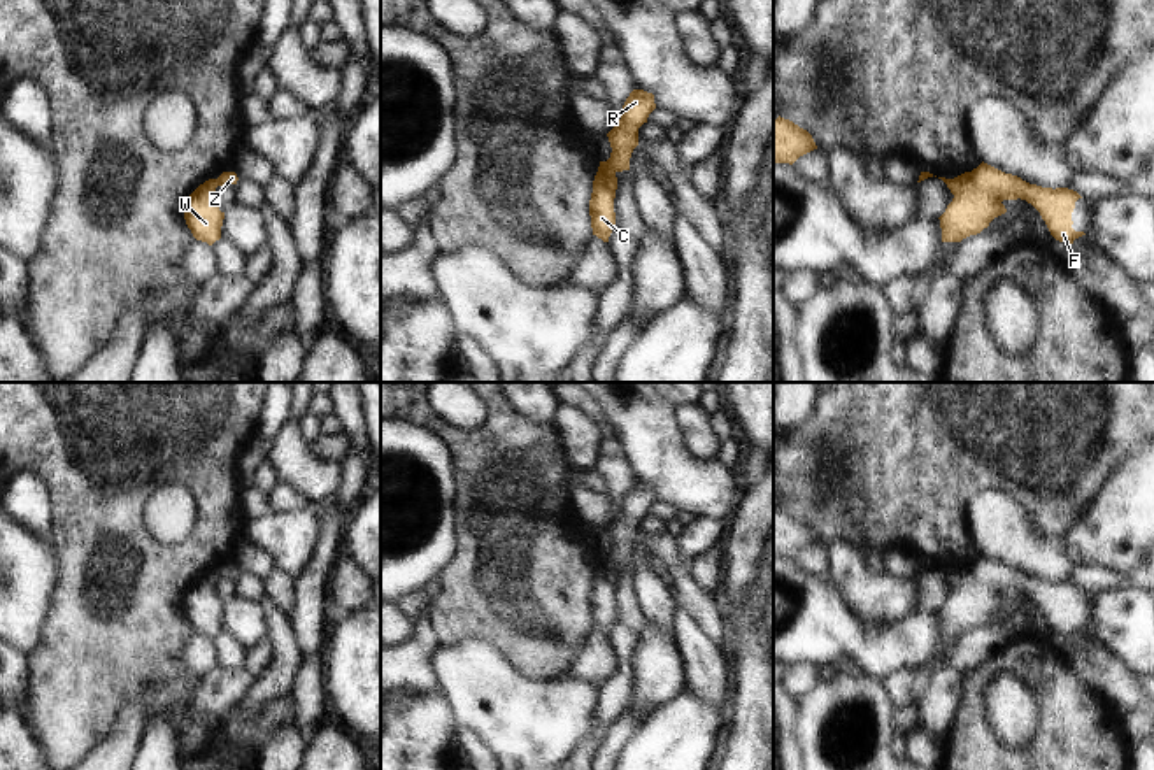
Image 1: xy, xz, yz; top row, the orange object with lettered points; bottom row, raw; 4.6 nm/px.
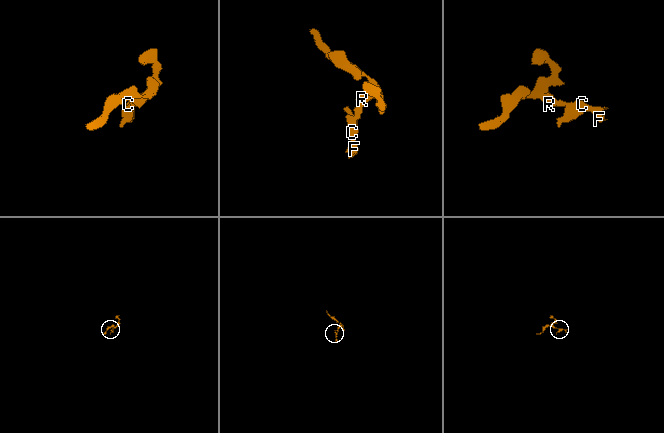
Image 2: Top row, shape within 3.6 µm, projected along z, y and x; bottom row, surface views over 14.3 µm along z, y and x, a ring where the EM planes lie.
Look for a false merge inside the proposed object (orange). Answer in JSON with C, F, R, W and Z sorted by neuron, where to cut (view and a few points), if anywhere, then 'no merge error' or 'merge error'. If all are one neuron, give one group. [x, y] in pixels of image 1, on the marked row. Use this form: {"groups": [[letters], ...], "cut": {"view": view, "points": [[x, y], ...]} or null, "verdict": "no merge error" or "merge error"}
{"groups": [["C", "F", "W"], ["R", "Z"]], "cut": {"view": "xz", "points": [[604, 162], [614, 174]]}, "verdict": "merge error"}

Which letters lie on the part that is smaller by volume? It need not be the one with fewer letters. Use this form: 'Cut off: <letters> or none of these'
Cut off: C, F, W.

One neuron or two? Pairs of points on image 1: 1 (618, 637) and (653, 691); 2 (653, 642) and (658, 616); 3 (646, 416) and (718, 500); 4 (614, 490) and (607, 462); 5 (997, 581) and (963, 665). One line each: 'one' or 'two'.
1: two
2: two
3: one
4: one
5: two

